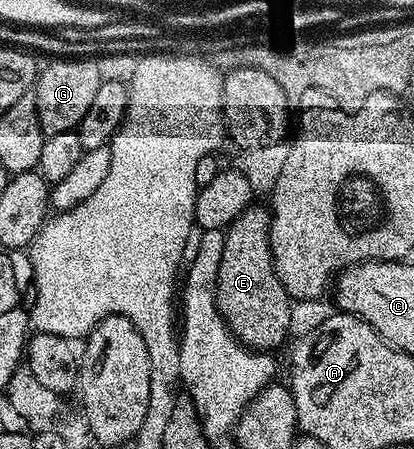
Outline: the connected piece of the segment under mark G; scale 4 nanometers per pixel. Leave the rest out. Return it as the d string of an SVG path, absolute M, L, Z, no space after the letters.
M63 56L58 60L51 60L44 70L42 67L38 71L33 93L44 135L69 132L78 127L97 93L97 88L101 88L105 80L105 74L99 71L98 64L100 63L94 57Z

